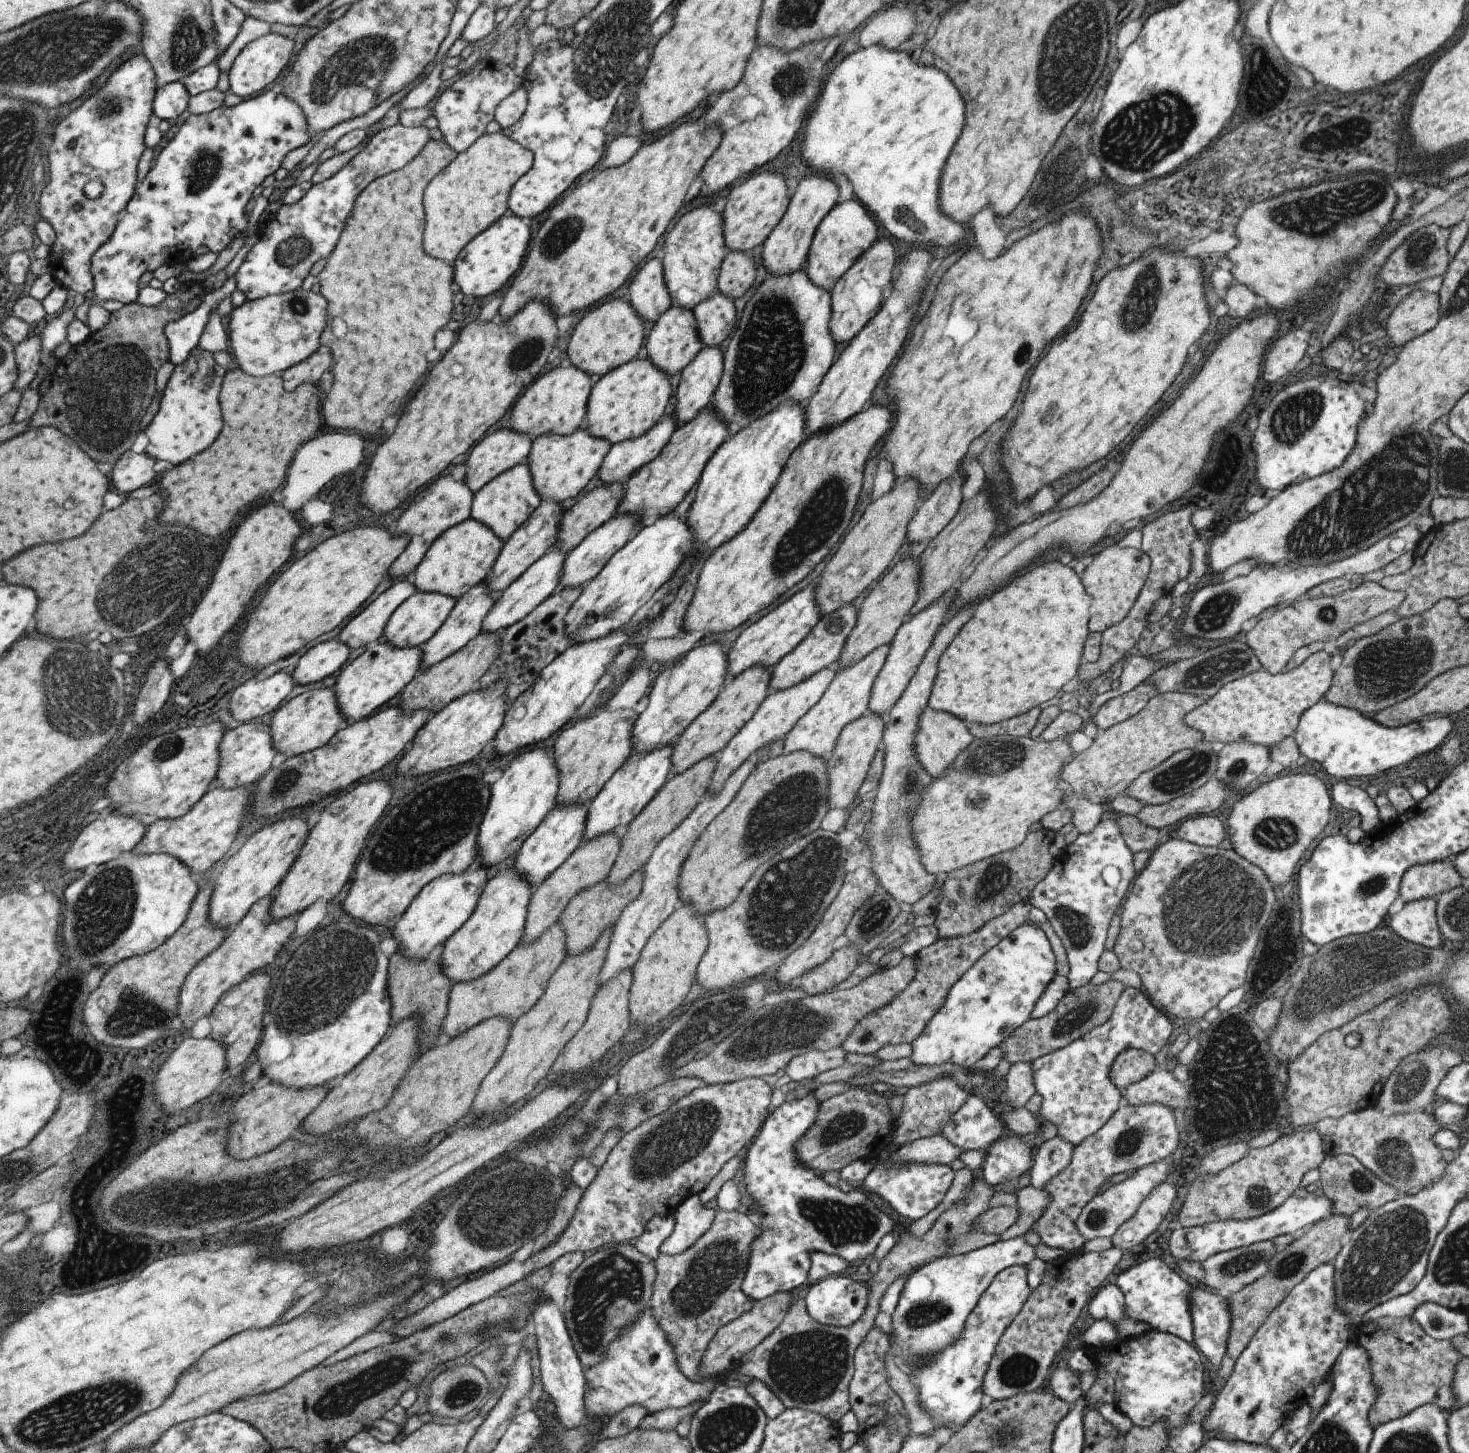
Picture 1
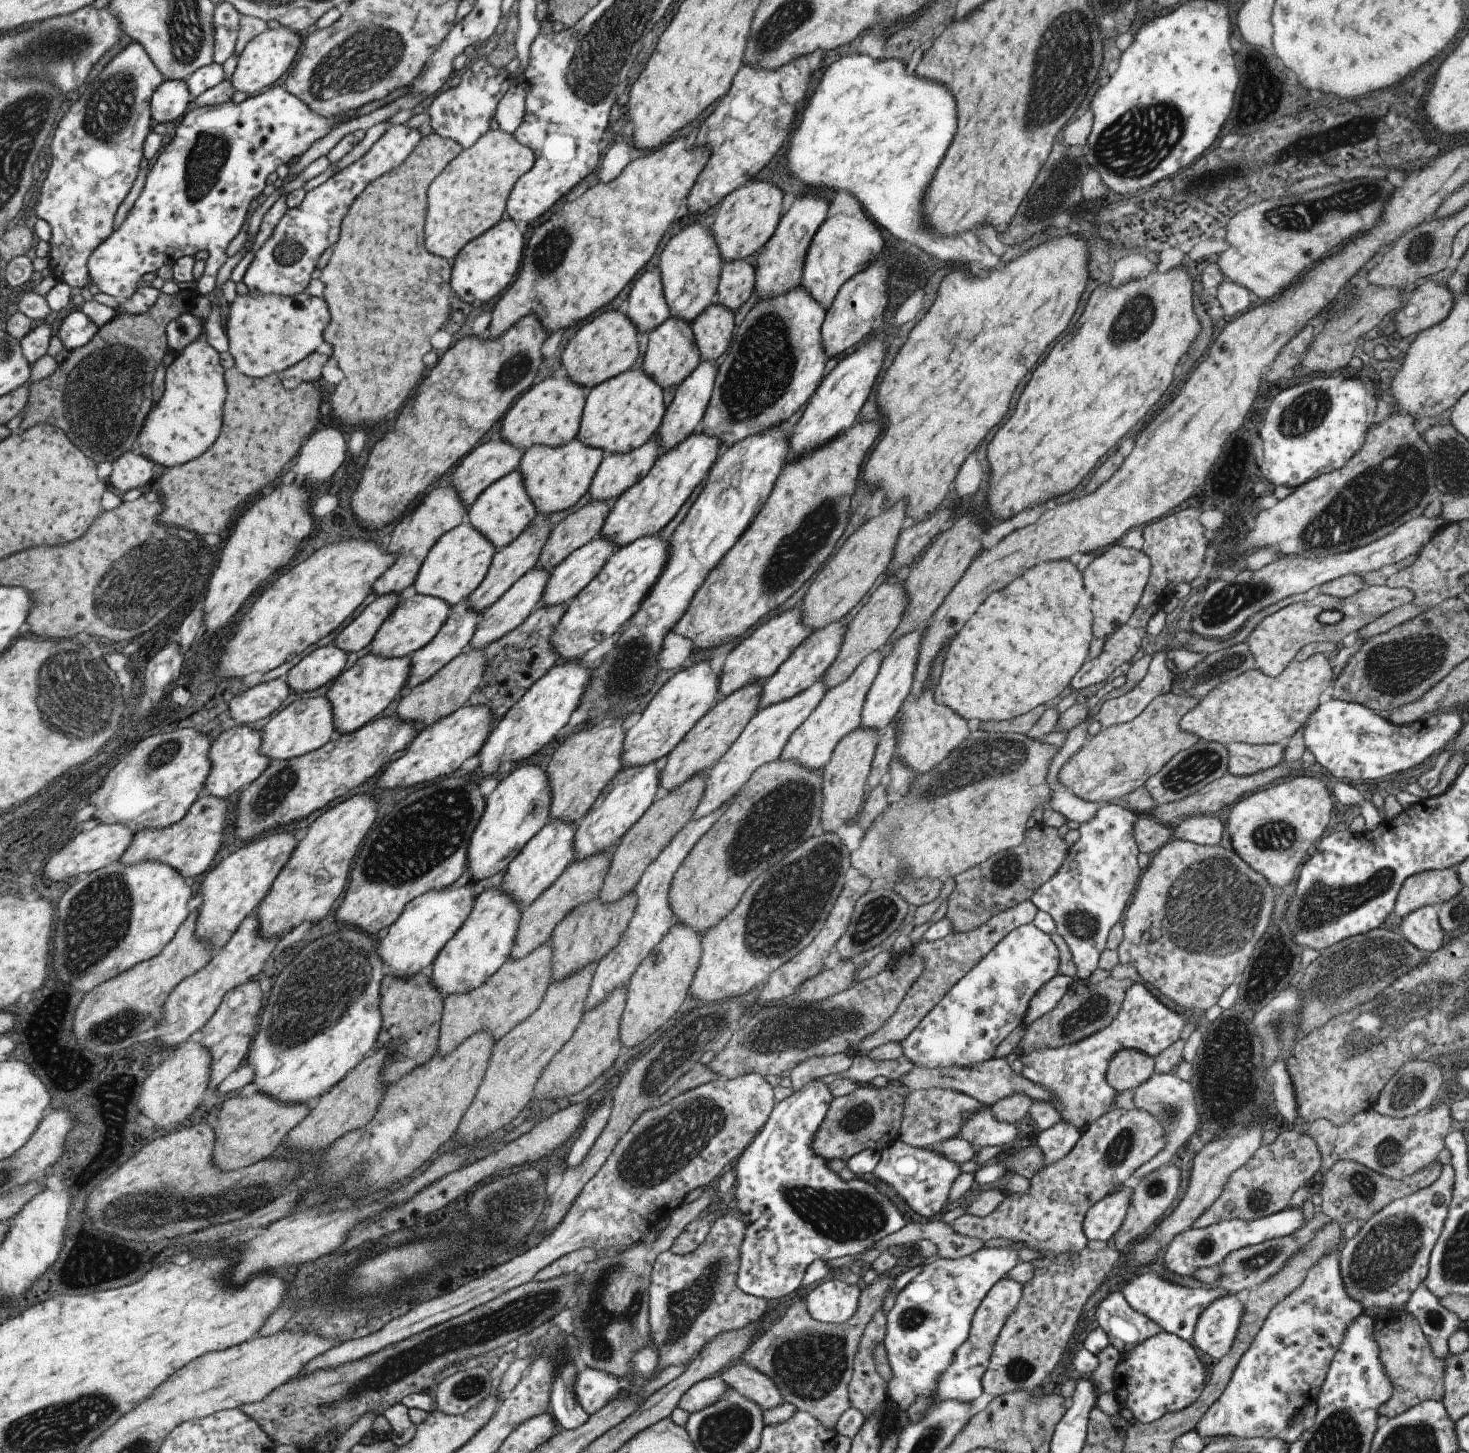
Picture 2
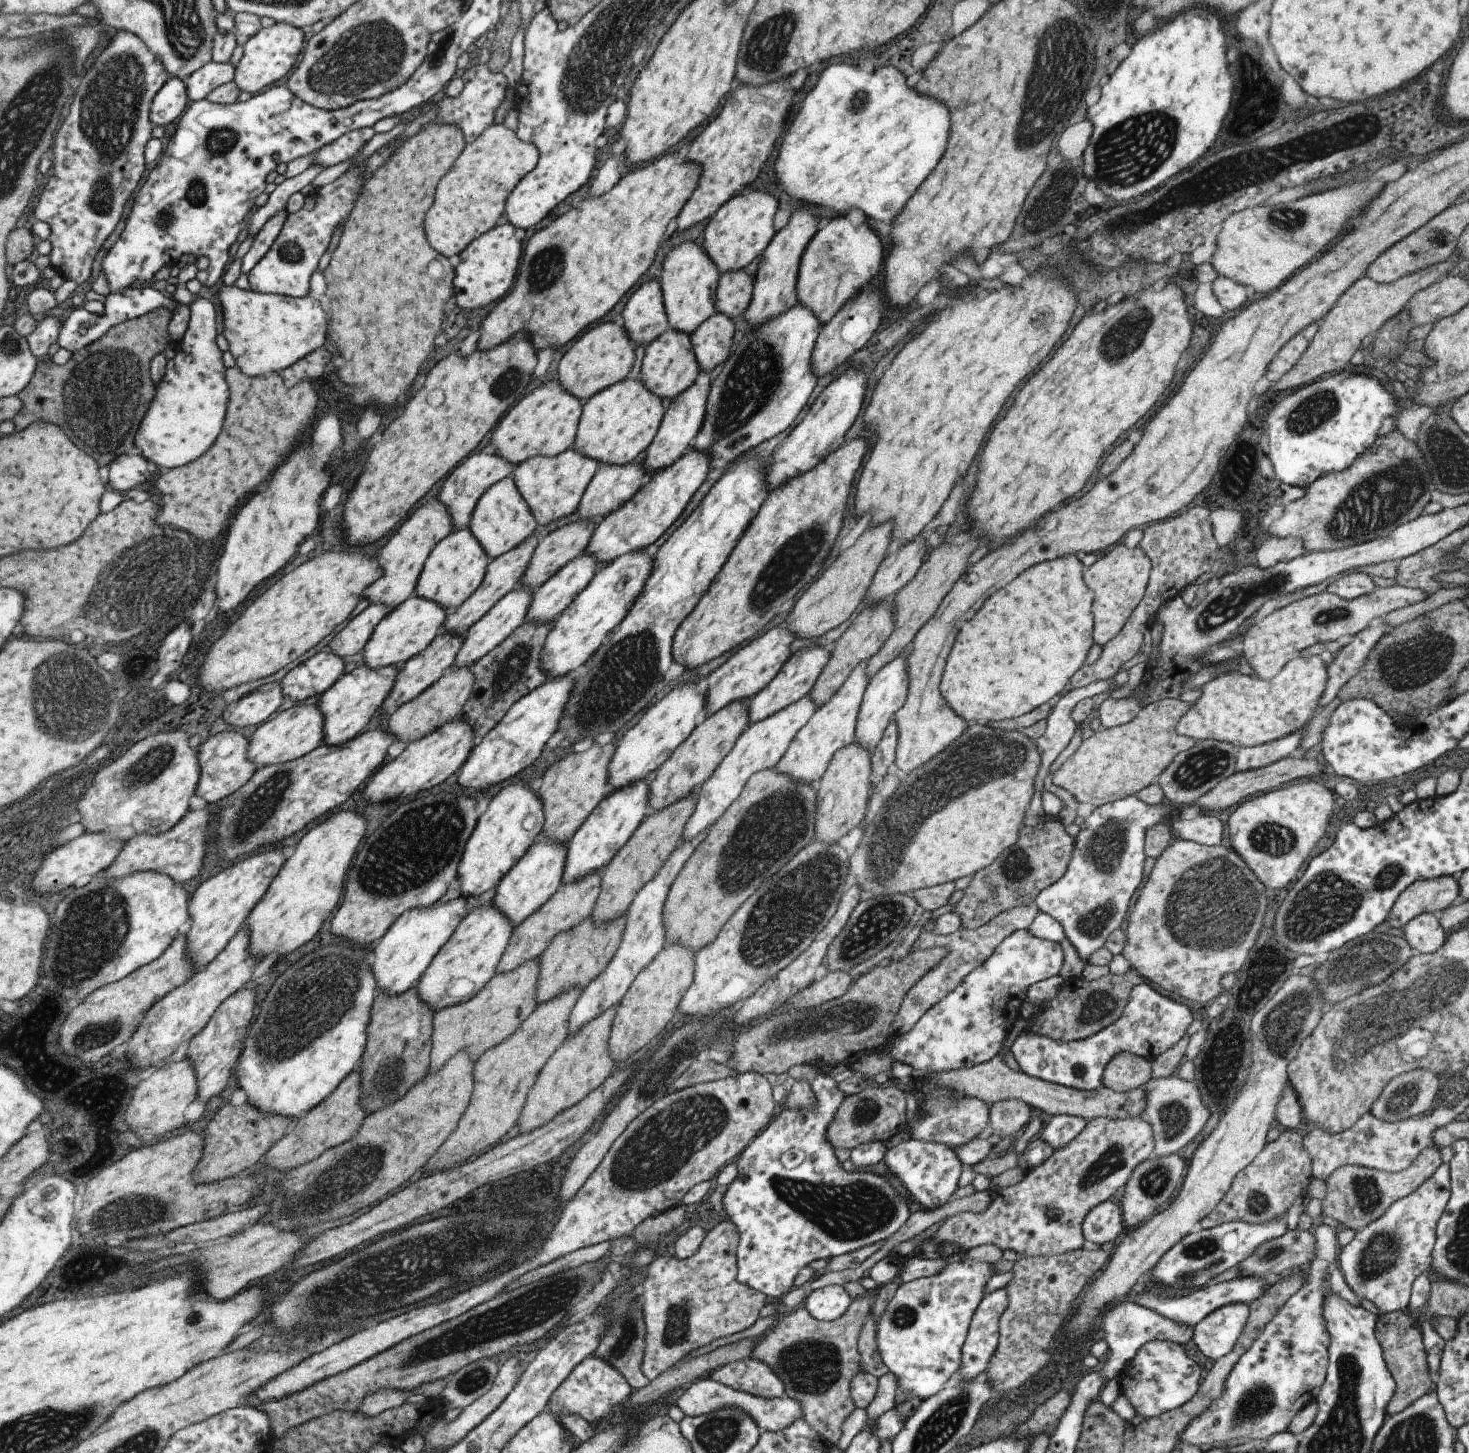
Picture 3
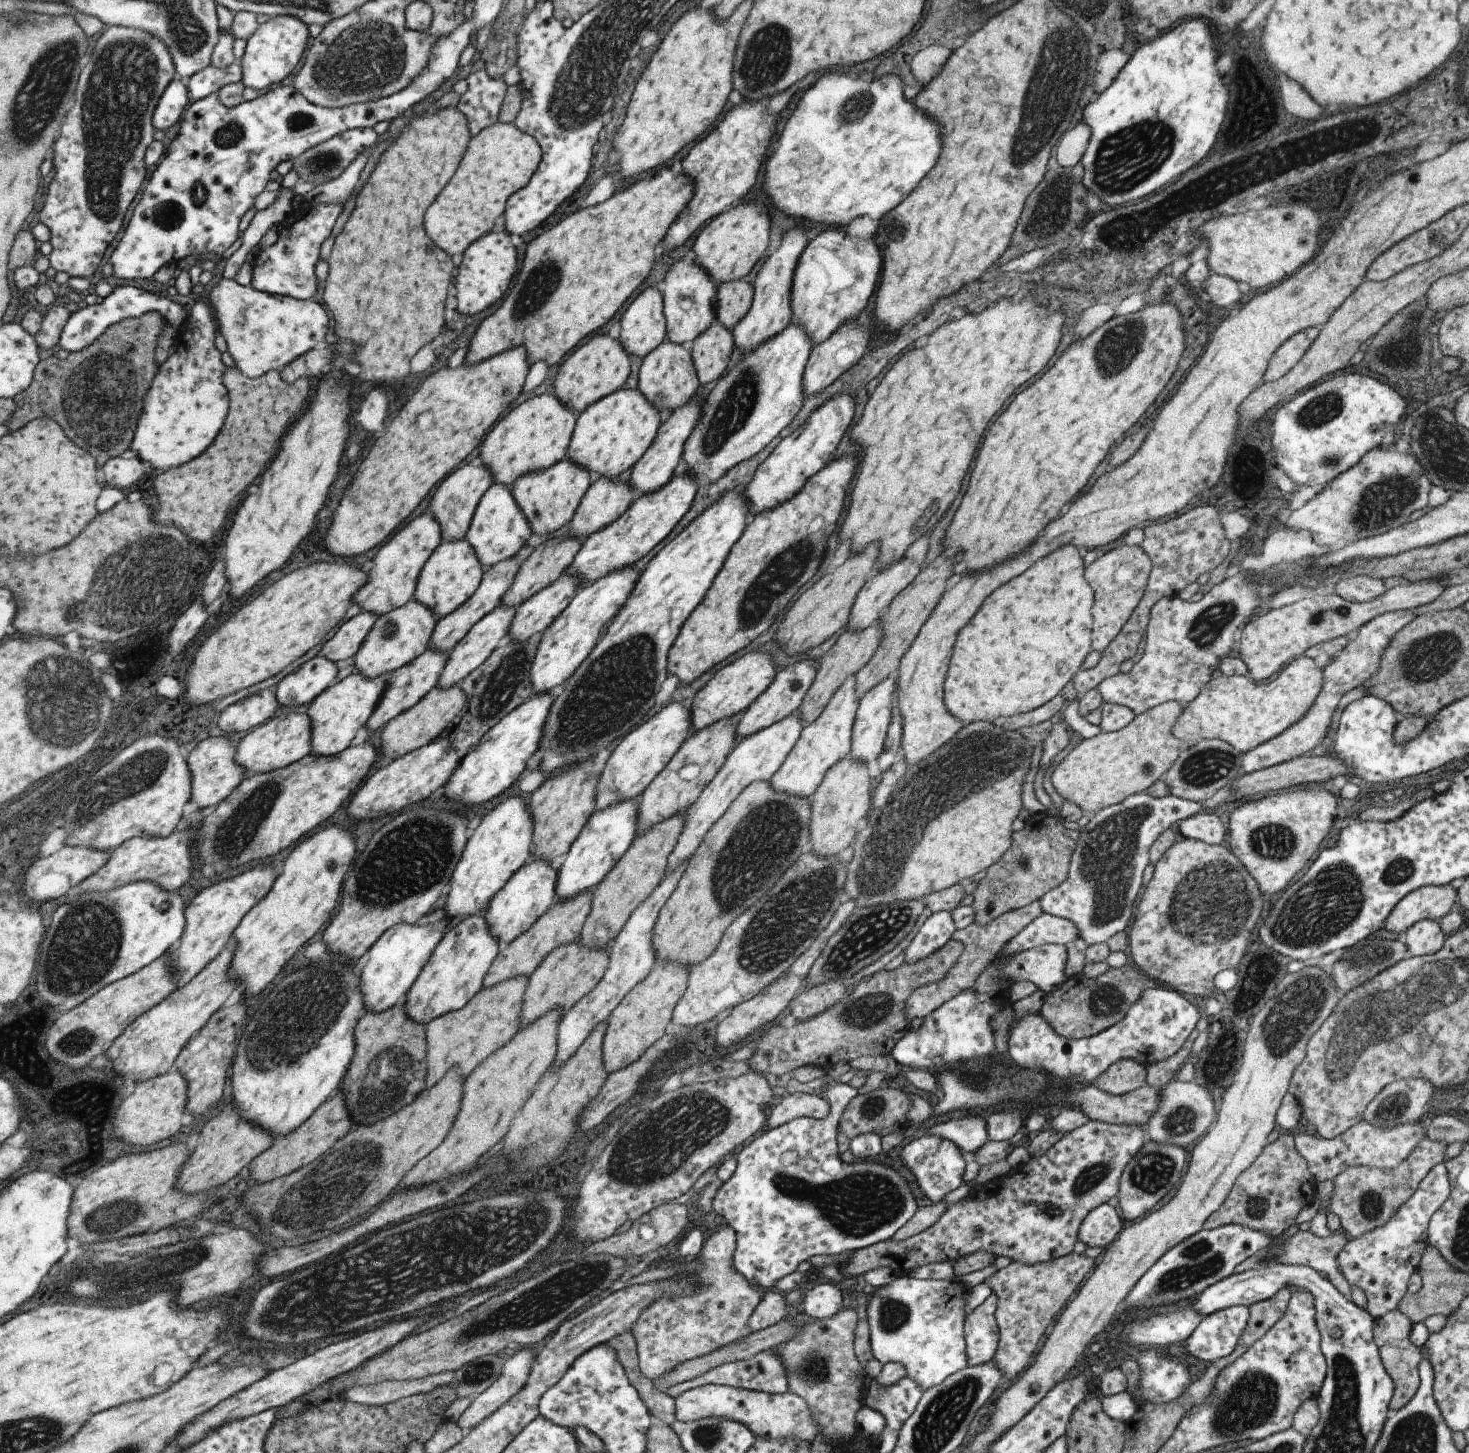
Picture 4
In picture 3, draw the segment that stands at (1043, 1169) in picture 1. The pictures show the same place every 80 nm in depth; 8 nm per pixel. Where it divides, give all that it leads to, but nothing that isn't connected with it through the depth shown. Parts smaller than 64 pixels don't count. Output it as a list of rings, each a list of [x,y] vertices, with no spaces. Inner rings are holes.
[[[1052,1115],[1037,1135],[1050,1146],[1051,1151],[1054,1151],[1064,1147],[1074,1136],[1077,1136],[1085,1123],[1086,1120],[1083,1117]]]

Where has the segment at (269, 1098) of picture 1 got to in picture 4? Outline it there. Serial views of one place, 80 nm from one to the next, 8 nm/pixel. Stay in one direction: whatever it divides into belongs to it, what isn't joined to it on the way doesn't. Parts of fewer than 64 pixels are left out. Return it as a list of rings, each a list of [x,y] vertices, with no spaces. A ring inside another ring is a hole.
[[[223,1105],[217,1116],[207,1122],[198,1134],[193,1156],[185,1164],[181,1180],[177,1182],[177,1190],[185,1194],[199,1194],[227,1186],[243,1168],[249,1167],[257,1156],[264,1154],[273,1144],[275,1137],[267,1130],[253,1126],[253,1122],[245,1120],[234,1107]]]

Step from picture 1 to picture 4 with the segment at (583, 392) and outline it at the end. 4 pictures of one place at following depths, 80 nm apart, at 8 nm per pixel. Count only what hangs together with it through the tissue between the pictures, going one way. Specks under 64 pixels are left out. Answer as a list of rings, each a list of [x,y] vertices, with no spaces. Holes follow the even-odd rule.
[[[535,396],[515,406],[495,426],[491,426],[478,448],[479,460],[490,474],[491,485],[505,485],[510,488],[516,478],[548,469],[552,464],[563,460],[575,421],[573,411],[562,405],[555,396]]]

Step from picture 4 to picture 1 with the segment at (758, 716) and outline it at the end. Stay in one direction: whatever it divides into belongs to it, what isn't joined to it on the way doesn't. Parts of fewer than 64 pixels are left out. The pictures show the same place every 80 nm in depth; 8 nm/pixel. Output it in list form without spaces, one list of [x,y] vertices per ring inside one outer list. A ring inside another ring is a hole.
[[[850,603],[831,614],[819,618],[809,634],[771,668],[768,682],[769,690],[773,692],[795,686],[797,683],[813,676],[817,671],[831,666],[838,659],[842,646],[846,641],[846,636],[853,628],[856,612]]]

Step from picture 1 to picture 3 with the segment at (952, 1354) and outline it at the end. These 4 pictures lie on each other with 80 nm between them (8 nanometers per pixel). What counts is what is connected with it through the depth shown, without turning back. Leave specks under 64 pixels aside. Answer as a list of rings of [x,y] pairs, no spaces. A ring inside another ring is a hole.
[[[1004,1288],[981,1297],[961,1347],[957,1370],[960,1381],[972,1381],[987,1368],[988,1360],[998,1343],[998,1320],[1007,1306],[1008,1293]]]

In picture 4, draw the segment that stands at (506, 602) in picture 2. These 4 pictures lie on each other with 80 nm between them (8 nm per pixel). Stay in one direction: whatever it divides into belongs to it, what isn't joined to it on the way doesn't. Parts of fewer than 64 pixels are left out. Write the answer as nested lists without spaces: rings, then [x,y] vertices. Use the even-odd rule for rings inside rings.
[[[499,604],[490,613],[487,613],[475,622],[467,631],[467,634],[451,649],[451,652],[448,652],[445,664],[438,674],[435,687],[438,689],[450,689],[452,685],[460,684],[472,670],[483,664],[489,654],[493,652],[493,649],[505,641],[505,636],[507,636],[506,630],[510,625],[513,615],[514,609],[503,607]]]

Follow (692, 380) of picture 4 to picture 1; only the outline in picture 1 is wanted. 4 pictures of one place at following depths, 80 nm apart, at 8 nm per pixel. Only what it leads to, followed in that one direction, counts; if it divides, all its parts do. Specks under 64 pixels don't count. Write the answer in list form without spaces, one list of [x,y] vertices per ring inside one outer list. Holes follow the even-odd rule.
[[[670,306],[652,324],[645,346],[647,360],[667,377],[681,372],[702,348],[692,311]]]

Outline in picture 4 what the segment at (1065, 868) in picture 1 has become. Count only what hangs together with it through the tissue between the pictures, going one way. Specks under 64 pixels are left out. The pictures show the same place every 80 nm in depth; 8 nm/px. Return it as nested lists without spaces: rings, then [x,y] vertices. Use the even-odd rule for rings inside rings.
[[[1145,790],[1098,810],[1079,830],[1065,880],[1038,899],[1042,912],[1070,920],[1077,927],[1080,947],[1103,942],[1112,934],[1127,930],[1133,916],[1131,906],[1141,888],[1141,873],[1149,863],[1149,847],[1164,830],[1206,807],[1205,801],[1190,801],[1169,793],[1154,797]]]

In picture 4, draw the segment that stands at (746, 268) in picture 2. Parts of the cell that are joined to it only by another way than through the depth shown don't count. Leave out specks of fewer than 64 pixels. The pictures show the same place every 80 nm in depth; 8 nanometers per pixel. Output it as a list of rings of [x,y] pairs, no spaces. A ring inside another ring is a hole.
[[[742,281],[722,283],[715,293],[714,320],[730,332],[747,314],[751,301],[751,285]]]

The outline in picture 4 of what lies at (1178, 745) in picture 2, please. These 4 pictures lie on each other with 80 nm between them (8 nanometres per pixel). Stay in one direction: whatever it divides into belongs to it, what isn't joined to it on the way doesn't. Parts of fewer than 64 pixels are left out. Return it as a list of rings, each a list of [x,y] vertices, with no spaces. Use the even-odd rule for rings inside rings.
[[[1167,701],[1140,715],[1134,715],[1133,720],[1121,730],[1083,739],[1057,764],[1049,776],[1055,792],[1062,800],[1078,806],[1085,812],[1094,814],[1105,807],[1116,805],[1124,798],[1135,793],[1147,790],[1155,781],[1162,779],[1173,761],[1183,752],[1189,744],[1172,735],[1171,729],[1177,715],[1181,712],[1181,706]]]

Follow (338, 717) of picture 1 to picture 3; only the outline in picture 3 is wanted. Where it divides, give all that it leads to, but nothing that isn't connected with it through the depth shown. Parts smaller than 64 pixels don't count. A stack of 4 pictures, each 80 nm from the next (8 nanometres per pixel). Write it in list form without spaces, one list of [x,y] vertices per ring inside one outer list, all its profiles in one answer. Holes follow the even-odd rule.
[[[307,703],[297,704],[279,713],[275,718],[259,725],[251,735],[248,758],[263,767],[296,761],[312,752],[323,742],[323,714],[319,706]]]

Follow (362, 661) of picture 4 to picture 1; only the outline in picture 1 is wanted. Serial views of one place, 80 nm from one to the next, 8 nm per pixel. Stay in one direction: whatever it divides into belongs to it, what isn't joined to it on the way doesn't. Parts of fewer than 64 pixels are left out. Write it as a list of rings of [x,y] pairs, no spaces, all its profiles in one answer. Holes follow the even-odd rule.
[[[416,590],[389,615],[386,625],[383,626],[382,638],[396,649],[418,648],[437,632],[453,608],[455,601],[455,599],[439,593]]]

